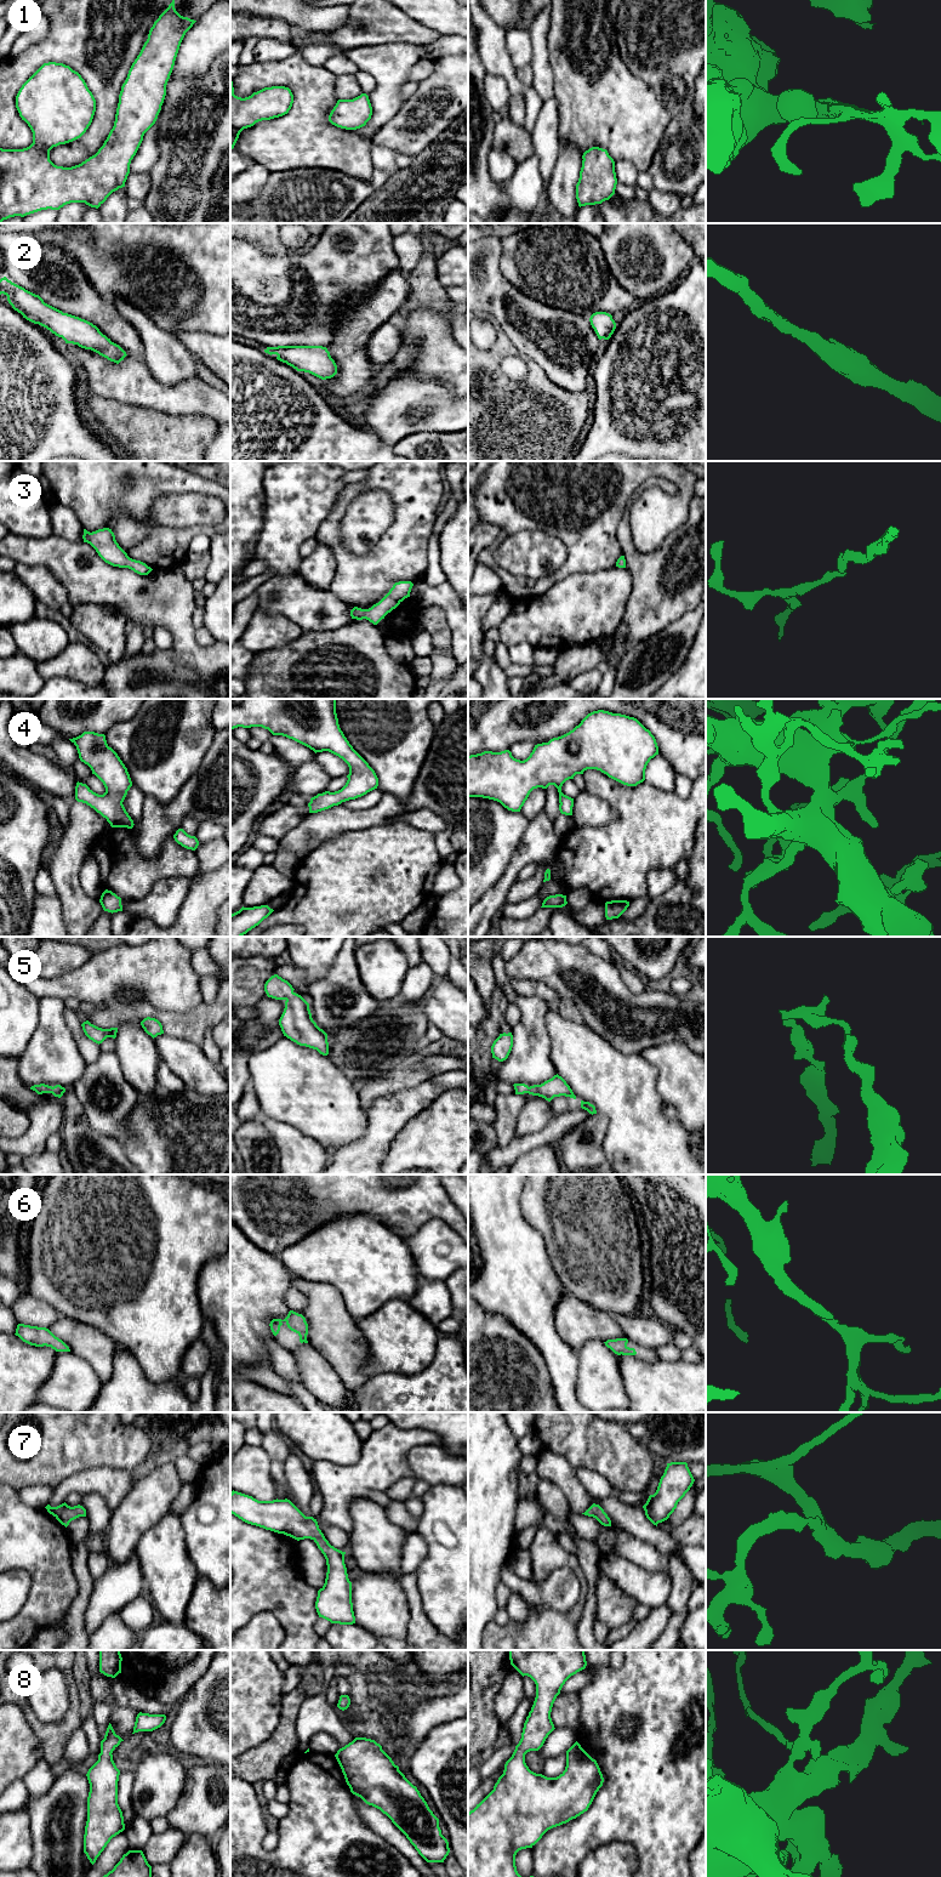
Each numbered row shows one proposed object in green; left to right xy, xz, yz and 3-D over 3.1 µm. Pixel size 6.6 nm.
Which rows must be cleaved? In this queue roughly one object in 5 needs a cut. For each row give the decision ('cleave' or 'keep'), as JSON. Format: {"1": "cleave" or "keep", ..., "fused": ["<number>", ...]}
{"1": "keep", "2": "keep", "3": "keep", "4": "keep", "5": "keep", "6": "keep", "7": "keep", "8": "keep", "fused": []}

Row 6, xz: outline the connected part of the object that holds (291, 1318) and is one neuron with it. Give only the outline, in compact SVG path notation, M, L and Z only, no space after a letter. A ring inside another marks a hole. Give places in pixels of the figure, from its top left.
M290 1310L287 1316L281 1320L281 1319L273 1319L269 1324L270 1330L274 1336L276 1336L280 1331L280 1326L283 1323L286 1323L287 1327L296 1332L300 1336L300 1342L301 1343L308 1343L307 1341L307 1335L308 1335L308 1324L306 1321L306 1318L302 1314L298 1314L293 1310Z

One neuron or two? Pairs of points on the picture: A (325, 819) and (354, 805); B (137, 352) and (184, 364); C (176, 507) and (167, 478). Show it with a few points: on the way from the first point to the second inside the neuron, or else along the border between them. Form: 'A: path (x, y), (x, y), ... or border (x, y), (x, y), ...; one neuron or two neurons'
A: border (341, 803), (352, 809), (369, 809), (375, 806); two neurons
B: border (132, 326), (143, 345), (143, 358); two neurons
C: border (201, 493), (164, 494), (154, 500), (149, 510); two neurons

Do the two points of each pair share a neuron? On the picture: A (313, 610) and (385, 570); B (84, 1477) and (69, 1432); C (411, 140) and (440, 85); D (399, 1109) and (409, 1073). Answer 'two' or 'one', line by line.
A: two
B: two
C: one
D: two

